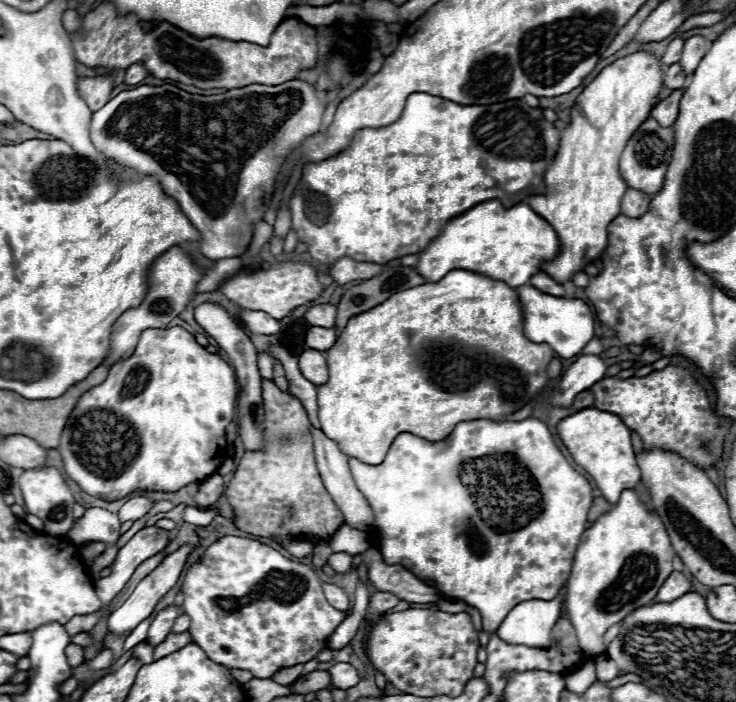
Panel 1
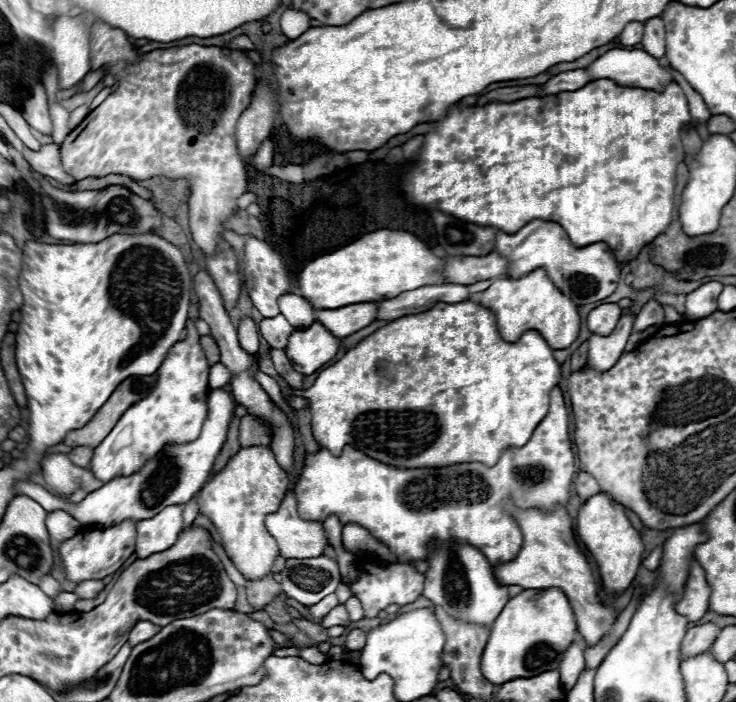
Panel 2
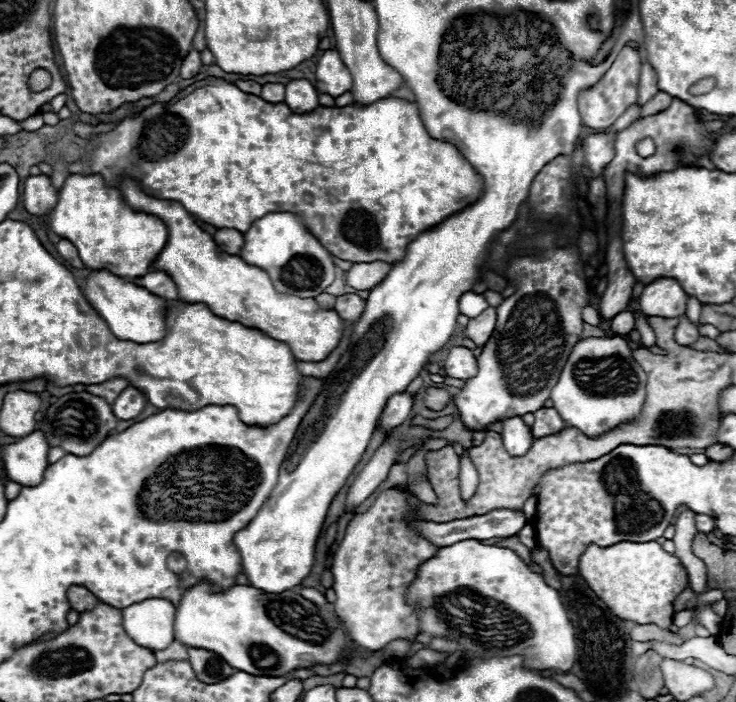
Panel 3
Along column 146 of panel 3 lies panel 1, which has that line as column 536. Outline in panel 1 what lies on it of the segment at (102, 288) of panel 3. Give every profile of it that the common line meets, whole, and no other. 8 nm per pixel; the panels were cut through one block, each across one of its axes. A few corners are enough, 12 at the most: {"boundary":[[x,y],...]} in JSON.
{"boundary":[[520,286],[524,334],[572,358],[594,338],[584,300]]}

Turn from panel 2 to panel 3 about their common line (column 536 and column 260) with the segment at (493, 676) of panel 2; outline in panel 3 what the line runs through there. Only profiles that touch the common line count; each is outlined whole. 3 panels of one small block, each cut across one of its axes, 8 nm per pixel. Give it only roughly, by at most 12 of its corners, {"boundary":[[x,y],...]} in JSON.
{"boundary":[[184,592],[174,640],[254,676],[340,662],[336,614],[298,592]]}

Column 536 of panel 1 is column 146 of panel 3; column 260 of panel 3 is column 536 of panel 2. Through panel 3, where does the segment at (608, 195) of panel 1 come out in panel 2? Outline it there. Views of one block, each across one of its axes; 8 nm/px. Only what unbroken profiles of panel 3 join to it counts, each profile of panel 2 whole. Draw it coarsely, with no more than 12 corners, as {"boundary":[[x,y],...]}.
{"boundary":[[542,268],[494,280],[478,304],[516,342],[536,330],[552,350],[576,340],[574,302]]}

